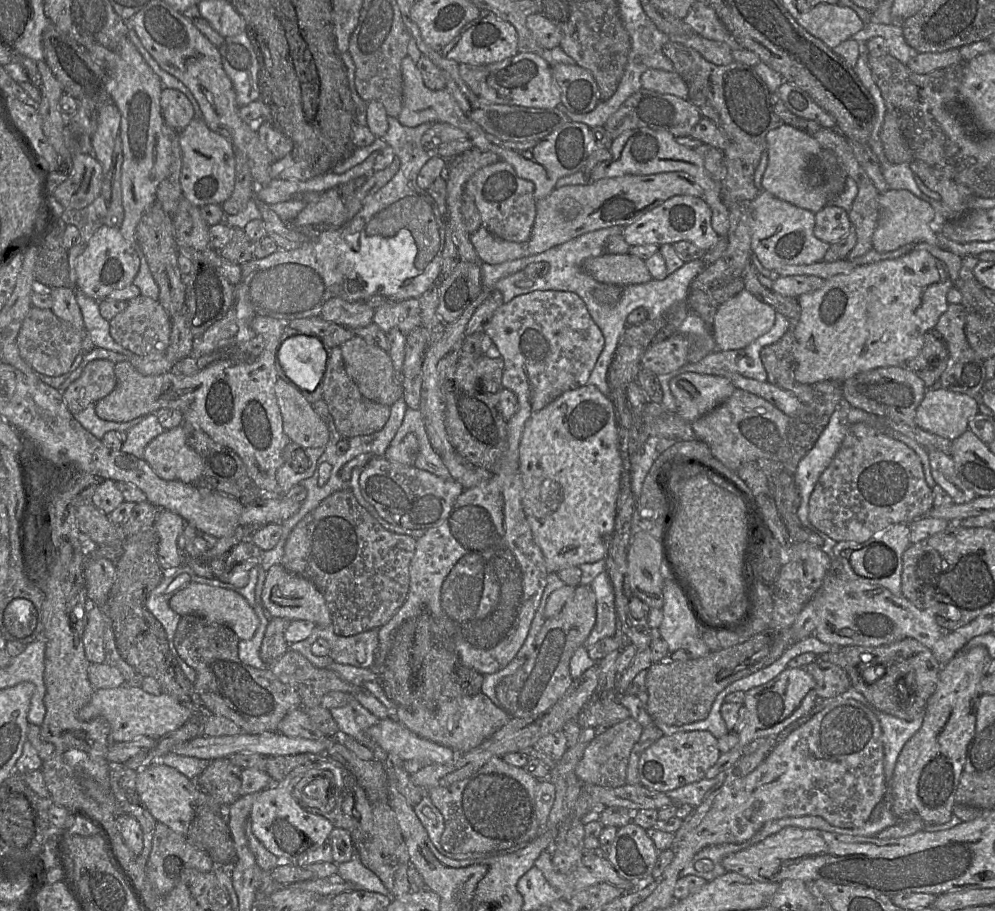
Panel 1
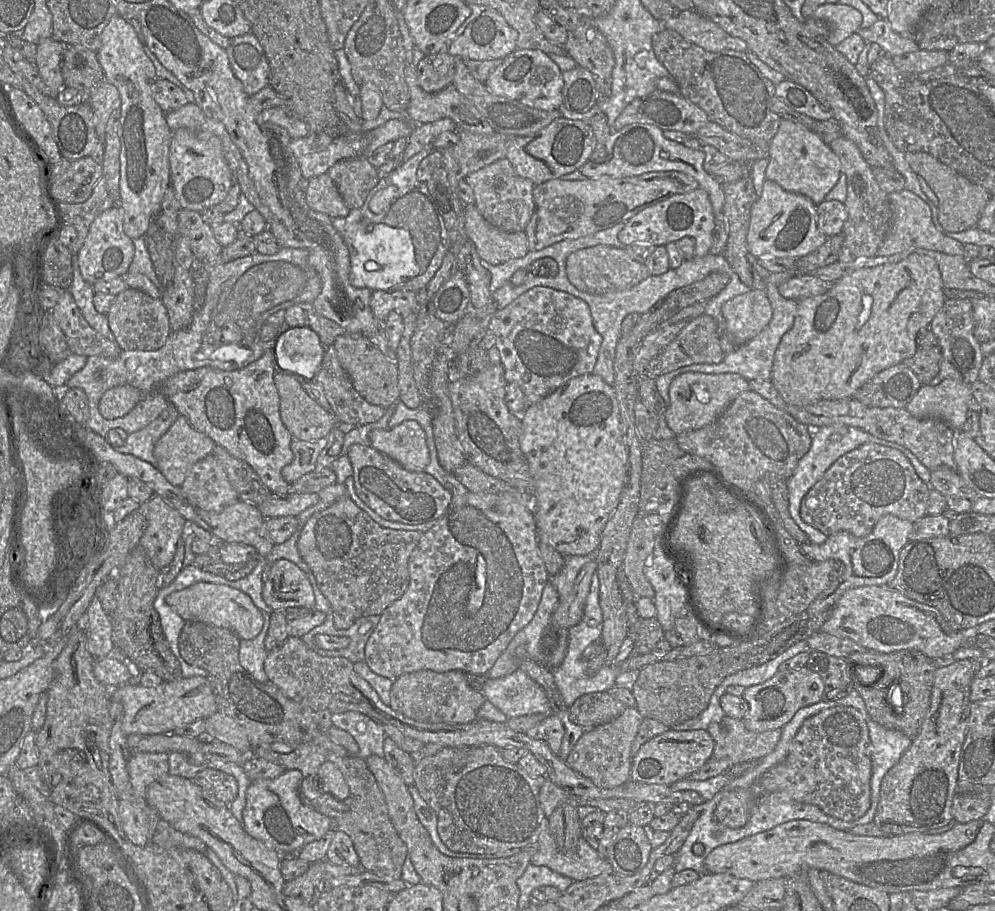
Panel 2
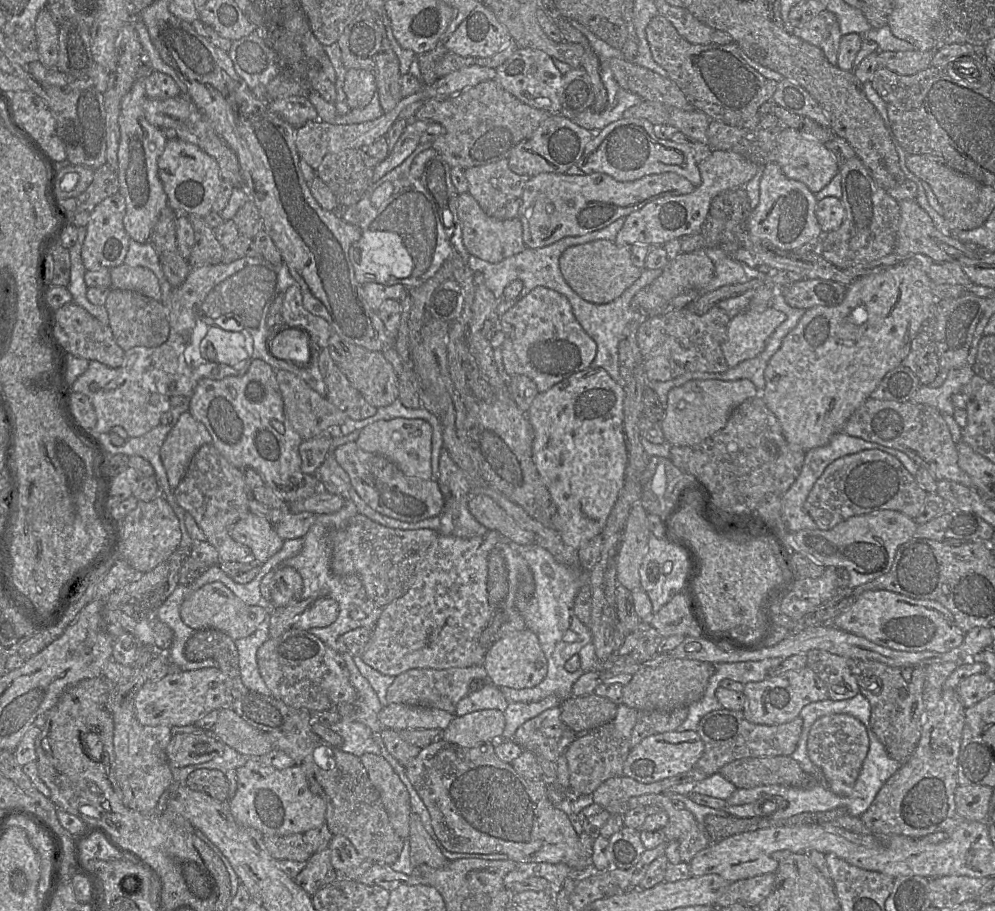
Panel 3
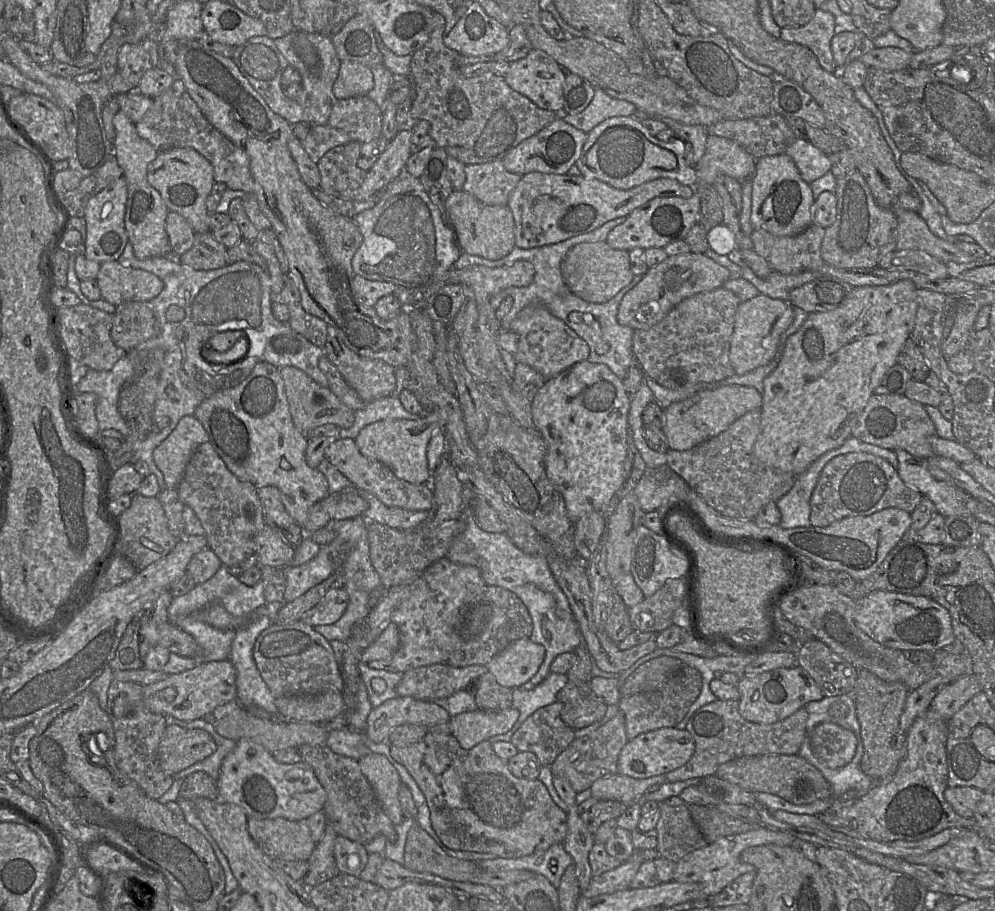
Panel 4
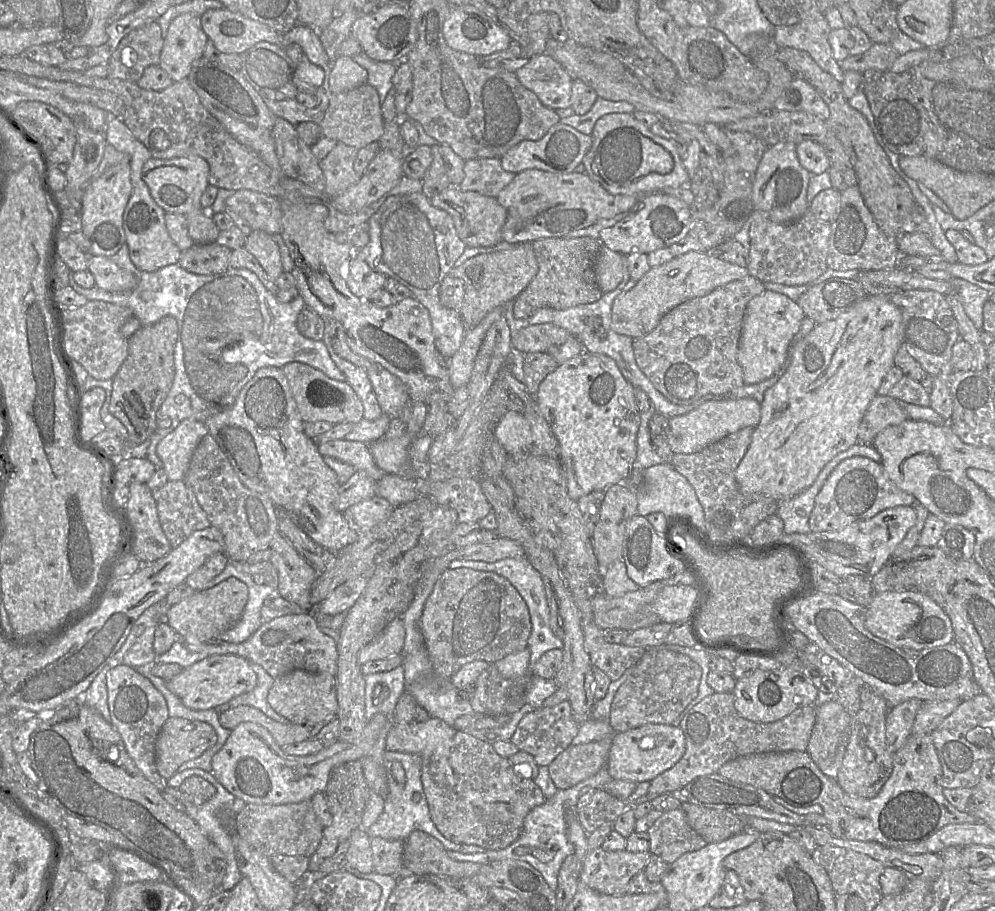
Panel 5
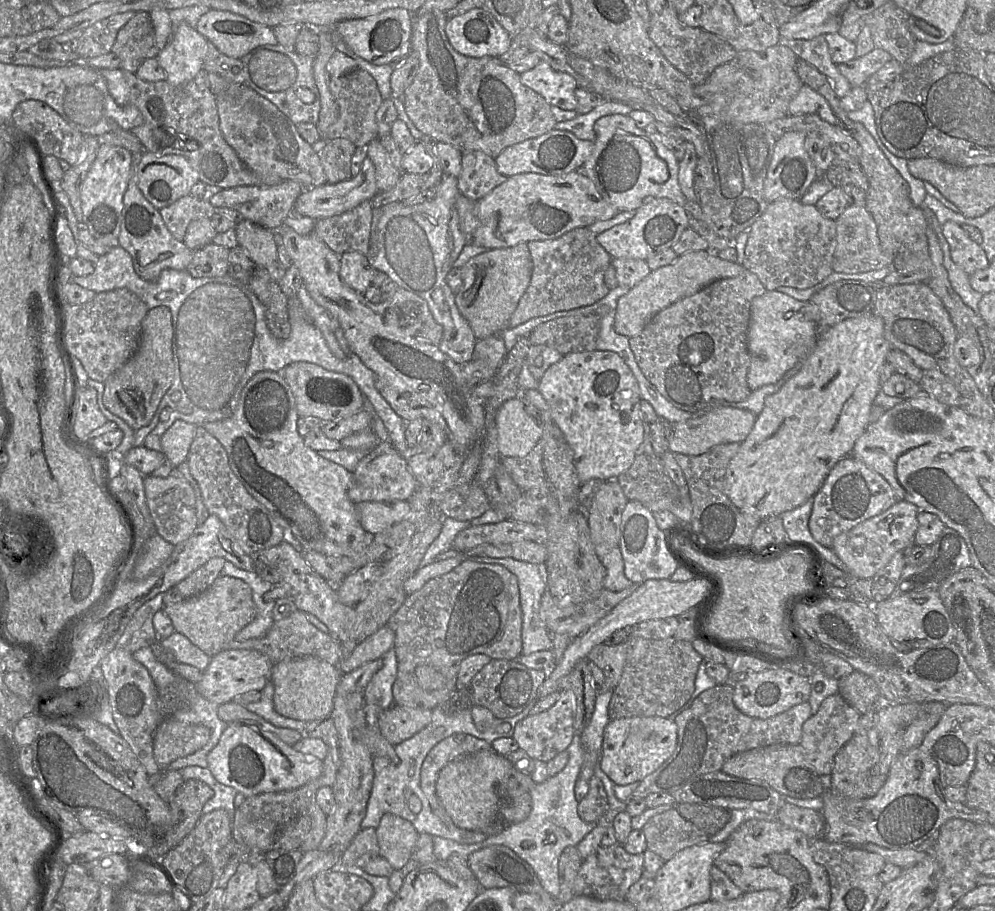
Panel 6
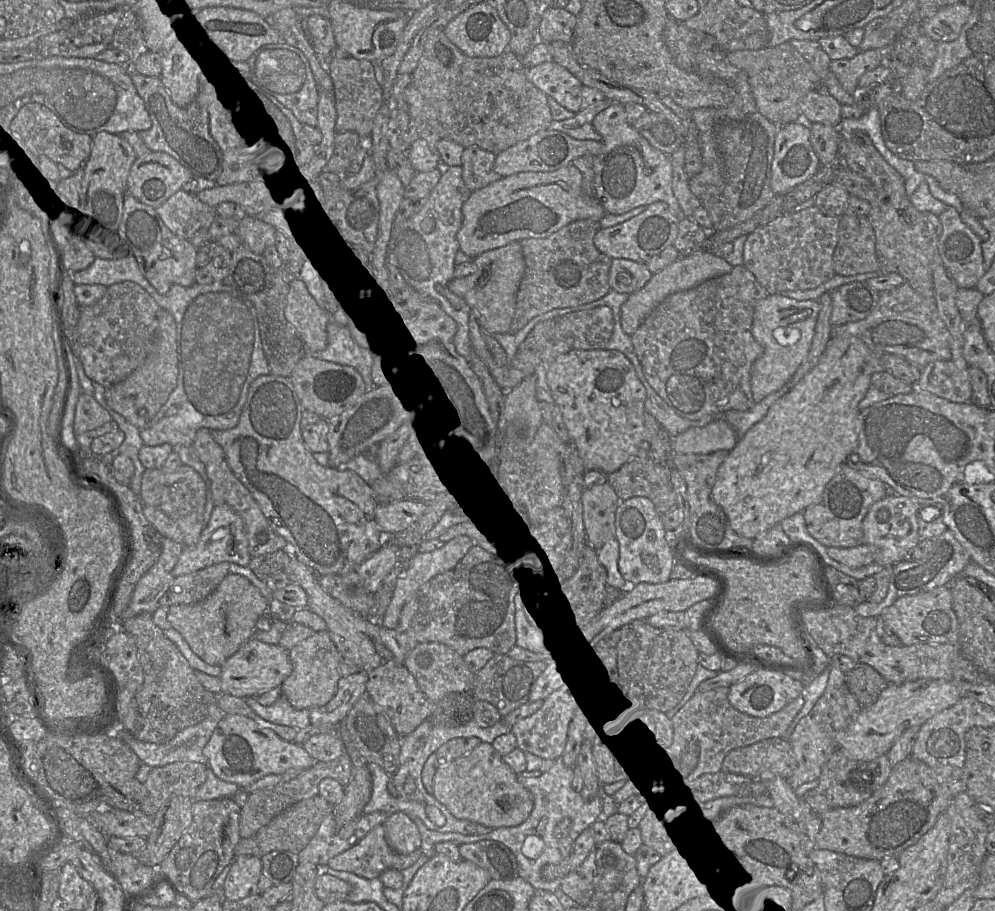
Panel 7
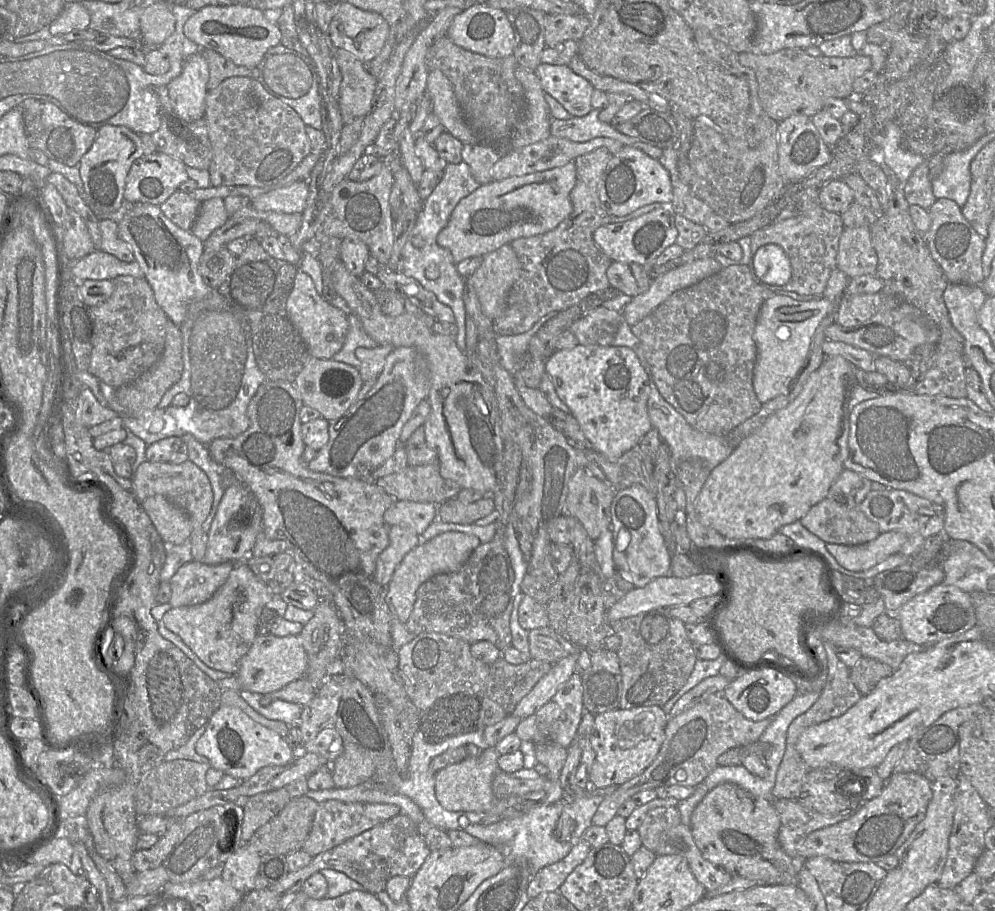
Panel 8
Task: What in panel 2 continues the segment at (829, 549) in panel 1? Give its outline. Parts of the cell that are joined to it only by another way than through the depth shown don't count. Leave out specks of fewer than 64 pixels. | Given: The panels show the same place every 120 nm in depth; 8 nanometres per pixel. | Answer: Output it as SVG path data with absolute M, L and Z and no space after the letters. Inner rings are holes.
M835 425L820 427L819 431L815 435L813 435L809 451L799 460L794 473L787 480L790 514L796 524L800 527L800 529L807 534L810 542L814 544L822 544L827 540L828 536L820 530L816 529L815 527L804 522L804 520L802 519L800 515L800 507L803 497L818 481L822 479L826 471L832 466L832 464L837 459L839 459L844 454L856 449L864 443L875 443L882 446L895 448L901 451L910 460L917 475L924 482L929 484L931 479L931 470L924 466L919 461L919 459L906 447L899 445L895 442L880 439L862 429L853 426Z

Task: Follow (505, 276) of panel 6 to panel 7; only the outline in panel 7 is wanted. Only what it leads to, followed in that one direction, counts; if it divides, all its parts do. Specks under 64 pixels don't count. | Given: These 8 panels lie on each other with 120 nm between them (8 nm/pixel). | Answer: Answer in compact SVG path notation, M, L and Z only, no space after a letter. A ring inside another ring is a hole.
M520 242L485 251L475 258L475 271L462 278L452 278L447 288L462 298L474 312L481 329L492 335L509 332L515 313L516 294L525 272L525 261Z

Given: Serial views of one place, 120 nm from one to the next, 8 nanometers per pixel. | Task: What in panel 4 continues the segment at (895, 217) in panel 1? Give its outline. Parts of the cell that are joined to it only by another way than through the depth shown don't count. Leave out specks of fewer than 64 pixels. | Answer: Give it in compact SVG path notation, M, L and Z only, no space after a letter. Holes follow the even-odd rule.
M906 210L896 218L896 251L918 251L944 263L964 264L974 261L956 246L957 239L945 240L935 236L918 213Z

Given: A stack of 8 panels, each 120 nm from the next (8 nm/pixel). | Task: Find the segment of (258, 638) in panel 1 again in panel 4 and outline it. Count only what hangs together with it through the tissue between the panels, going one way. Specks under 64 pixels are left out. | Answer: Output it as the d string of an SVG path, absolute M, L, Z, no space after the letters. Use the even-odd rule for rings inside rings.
M267 602L259 606L249 615L251 620L243 627L236 630L235 638L232 642L229 660L236 671L236 691L237 701L242 707L256 706L271 714L278 714L279 710L275 705L275 697L271 693L266 682L263 680L253 658L253 647L257 637L270 625L276 621L277 613L286 602Z

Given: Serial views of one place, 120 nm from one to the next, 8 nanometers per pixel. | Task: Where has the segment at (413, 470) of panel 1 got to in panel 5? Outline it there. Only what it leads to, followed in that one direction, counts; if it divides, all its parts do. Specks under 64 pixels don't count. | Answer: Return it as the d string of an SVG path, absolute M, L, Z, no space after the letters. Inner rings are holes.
M344 439L330 440L324 443L317 443L317 450L321 456L330 456L349 464L356 471L365 472L368 477L378 482L385 472L374 462L368 445L364 442Z

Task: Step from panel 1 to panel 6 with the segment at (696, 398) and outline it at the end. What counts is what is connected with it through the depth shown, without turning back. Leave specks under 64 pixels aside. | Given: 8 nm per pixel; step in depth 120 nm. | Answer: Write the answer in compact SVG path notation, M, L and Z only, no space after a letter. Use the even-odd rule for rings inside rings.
M730 406L713 407L699 418L673 424L669 451L673 454L699 456L720 444L742 443L753 429L756 418L757 416L749 410Z

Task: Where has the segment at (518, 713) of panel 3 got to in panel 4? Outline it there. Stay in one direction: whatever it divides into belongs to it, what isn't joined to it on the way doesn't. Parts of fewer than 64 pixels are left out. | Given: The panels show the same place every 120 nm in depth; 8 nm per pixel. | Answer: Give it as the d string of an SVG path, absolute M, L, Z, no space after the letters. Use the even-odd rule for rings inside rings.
M550 673L541 683L531 690L521 687L513 689L512 707L520 713L512 727L517 731L522 723L538 709L557 701L558 692L567 684L566 674Z

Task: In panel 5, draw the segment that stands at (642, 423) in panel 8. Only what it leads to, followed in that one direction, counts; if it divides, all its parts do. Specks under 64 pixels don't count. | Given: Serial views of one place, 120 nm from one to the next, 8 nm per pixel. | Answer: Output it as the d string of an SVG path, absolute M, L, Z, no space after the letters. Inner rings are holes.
M584 351L559 364L540 383L533 397L558 441L558 460L565 474L567 492L571 499L577 501L592 491L605 491L611 485L624 483L636 460L640 413L634 402L634 387L624 378L612 358Z

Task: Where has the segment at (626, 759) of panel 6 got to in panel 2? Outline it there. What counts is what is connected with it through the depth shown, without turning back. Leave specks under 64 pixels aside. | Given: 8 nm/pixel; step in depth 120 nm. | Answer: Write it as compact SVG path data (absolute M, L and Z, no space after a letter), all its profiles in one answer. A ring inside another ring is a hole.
M668 729L641 746L632 758L630 779L647 784L668 785L688 779L688 776L699 770L711 757L714 741L707 730L676 731Z

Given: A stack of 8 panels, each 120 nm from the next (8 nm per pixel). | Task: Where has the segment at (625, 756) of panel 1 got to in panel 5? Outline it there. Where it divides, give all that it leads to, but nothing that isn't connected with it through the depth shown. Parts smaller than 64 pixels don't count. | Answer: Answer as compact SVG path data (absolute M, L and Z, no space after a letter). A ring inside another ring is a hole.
M612 738L570 745L548 766L558 789L568 789L594 776L607 766Z

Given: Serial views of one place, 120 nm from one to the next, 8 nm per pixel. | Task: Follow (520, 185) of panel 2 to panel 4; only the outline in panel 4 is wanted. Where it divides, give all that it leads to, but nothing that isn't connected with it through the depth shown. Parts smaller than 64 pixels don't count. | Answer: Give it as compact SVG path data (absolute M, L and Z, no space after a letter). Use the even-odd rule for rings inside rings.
M501 160L465 165L463 190L489 206L506 206L523 175L510 173Z

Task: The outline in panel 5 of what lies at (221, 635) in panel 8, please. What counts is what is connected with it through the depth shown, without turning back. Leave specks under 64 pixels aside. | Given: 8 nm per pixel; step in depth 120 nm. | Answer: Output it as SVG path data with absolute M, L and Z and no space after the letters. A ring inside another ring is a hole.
M228 578L212 588L196 591L192 596L172 605L164 621L185 644L219 641L221 634L240 619L247 601L247 586L236 578Z

